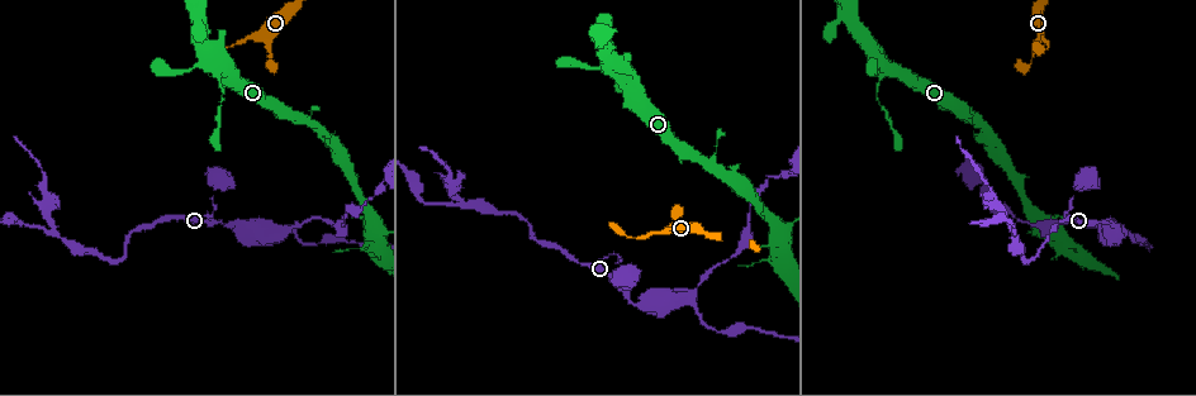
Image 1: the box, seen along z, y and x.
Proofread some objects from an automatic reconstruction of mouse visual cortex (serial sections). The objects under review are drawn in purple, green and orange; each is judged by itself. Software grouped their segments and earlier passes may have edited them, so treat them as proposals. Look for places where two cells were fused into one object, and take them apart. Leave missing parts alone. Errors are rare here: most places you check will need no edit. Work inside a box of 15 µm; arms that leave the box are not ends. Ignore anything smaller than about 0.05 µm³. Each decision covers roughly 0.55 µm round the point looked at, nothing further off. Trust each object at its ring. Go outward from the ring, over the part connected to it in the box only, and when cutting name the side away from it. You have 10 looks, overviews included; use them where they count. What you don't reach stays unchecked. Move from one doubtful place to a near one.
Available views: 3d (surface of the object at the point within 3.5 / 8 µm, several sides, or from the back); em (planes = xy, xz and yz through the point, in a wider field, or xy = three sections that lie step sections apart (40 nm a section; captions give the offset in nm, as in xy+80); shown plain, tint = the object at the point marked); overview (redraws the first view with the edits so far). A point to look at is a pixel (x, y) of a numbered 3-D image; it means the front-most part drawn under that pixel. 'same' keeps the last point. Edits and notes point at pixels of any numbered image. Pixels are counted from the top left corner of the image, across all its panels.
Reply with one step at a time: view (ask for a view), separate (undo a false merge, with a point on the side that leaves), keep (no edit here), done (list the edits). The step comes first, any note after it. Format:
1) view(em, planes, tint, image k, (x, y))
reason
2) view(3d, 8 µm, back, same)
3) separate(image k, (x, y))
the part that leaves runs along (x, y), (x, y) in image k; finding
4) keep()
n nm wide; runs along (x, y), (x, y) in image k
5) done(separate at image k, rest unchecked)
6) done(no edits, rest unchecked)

view(3d, 3.5 µm, image 1, (1018, 238))
sudden change in width

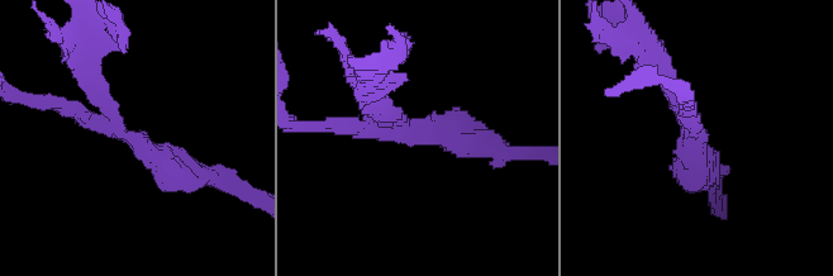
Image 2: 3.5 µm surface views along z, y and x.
view(em, planes, tint, image 2, (412, 132))
now the EM

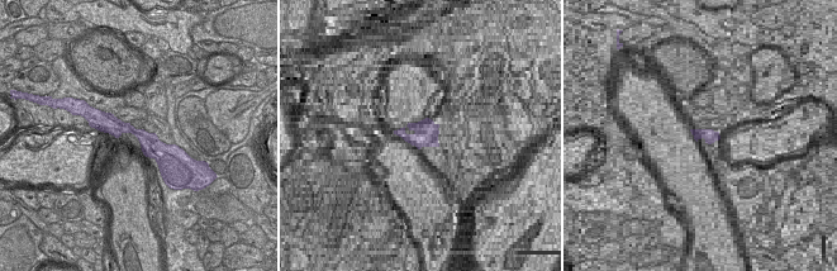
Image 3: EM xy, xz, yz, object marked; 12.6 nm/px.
keep()
arms of 150, 200, 400 nm; runs along (98, 124), (174, 148) in image 3; continuous, no second cell

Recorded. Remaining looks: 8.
view(3d, 3.5 µm, image 1, (615, 76))
thin arm on a thick one

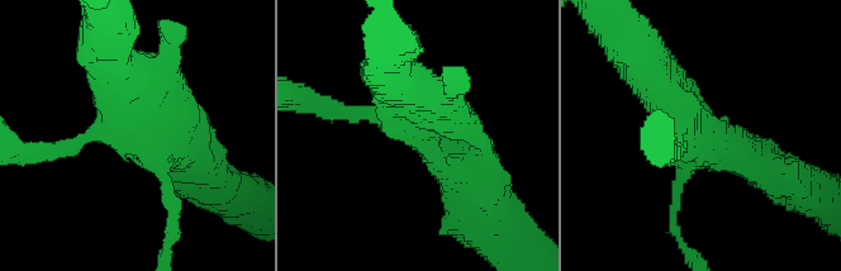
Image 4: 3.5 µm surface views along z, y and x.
view(em, xy, step 3, tint, image 4, (144, 136))
shape alone is not enough

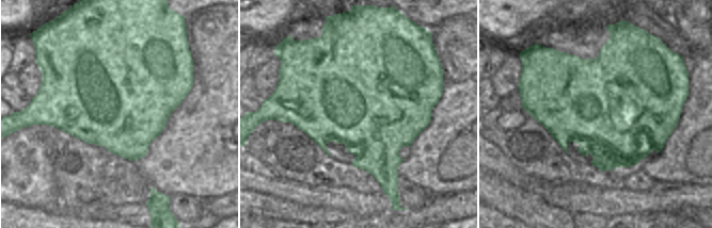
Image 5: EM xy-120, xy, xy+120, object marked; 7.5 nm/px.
keep()
1000 nm wide; runs along (754, 162), (695, 138), (647, 72) in image 4; all the same cell

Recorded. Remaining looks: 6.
view(3d, 8 µm, image 1, (267, 55))
a narrow waist

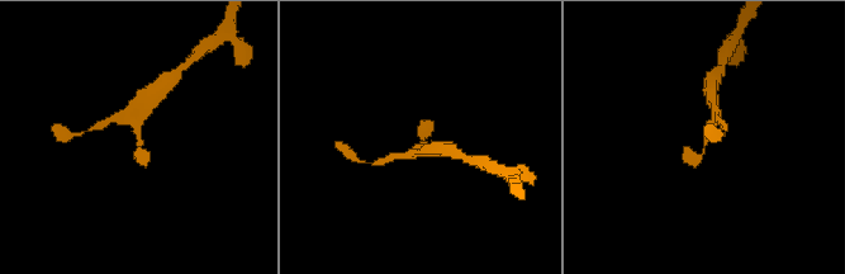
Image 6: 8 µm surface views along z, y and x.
view(3d, 3.5 µm, back, image 6, (702, 148))

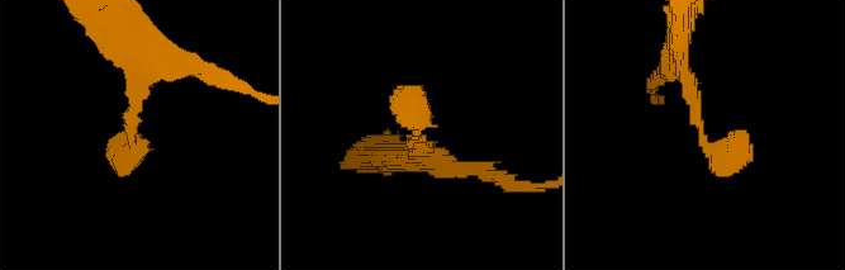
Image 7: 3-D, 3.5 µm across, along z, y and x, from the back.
view(em, xy, step 1, tint, image 7, (135, 133))

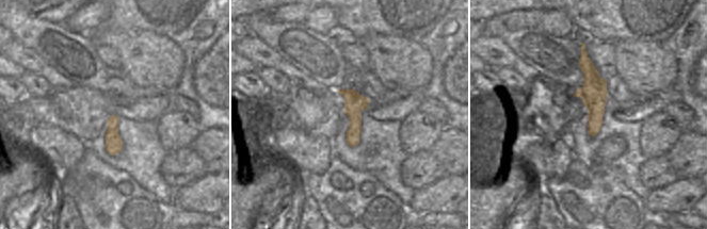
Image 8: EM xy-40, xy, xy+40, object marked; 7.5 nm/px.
keep()
runs along (683, 58), (702, 141), (744, 141) in image 7; continuous, no second cell

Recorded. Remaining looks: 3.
view(em, planes, tint, image 1, (283, 233))
thick turns thin

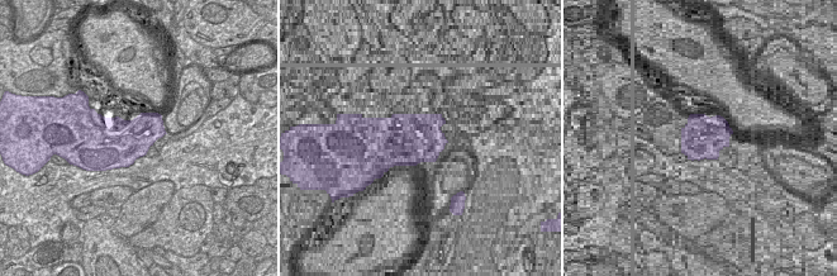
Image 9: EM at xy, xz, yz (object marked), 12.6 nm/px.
view(3d, 3.5 µm, same)
see where the arms go

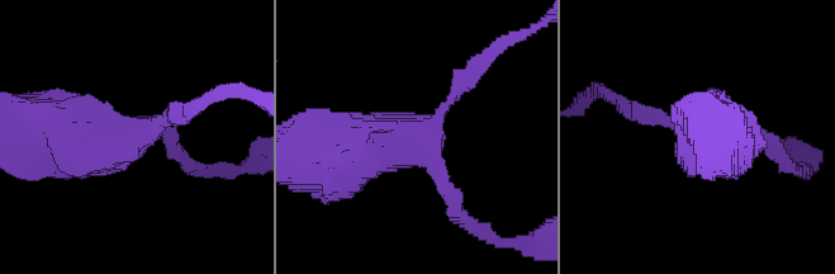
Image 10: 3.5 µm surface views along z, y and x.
keep()
600 nm wide; runs along (336, 155), (426, 130), (469, 78) in image 10; all the same cell

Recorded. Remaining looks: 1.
done(no edits, rest unchecked)

